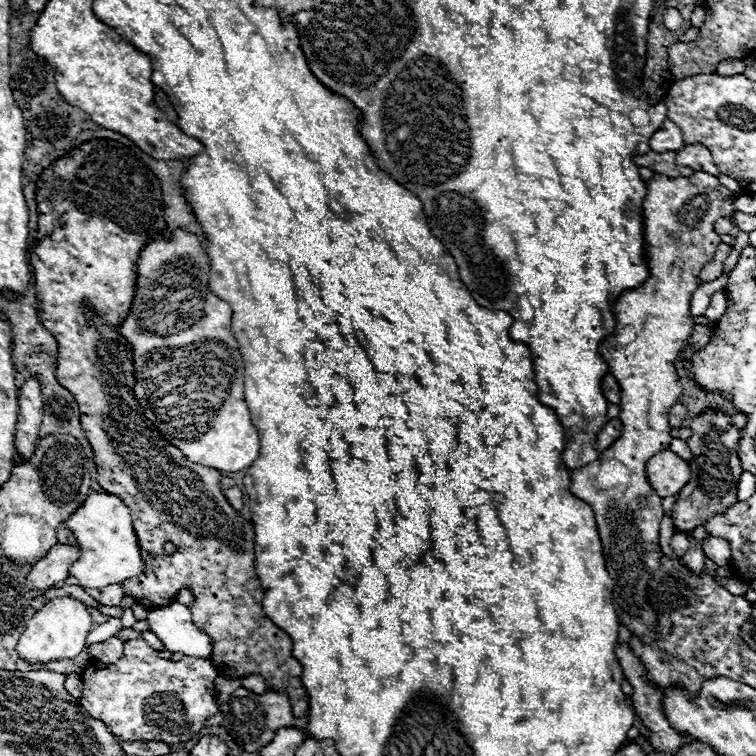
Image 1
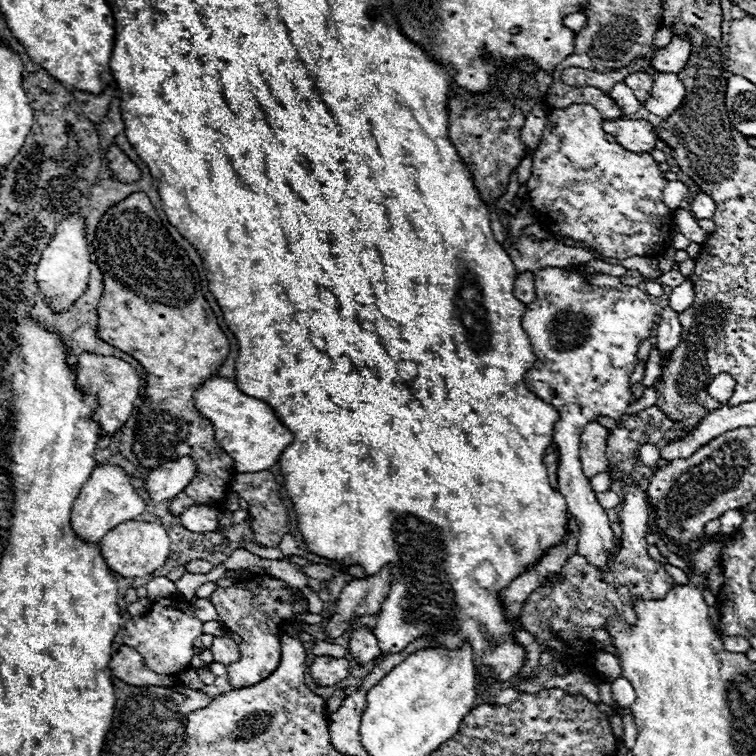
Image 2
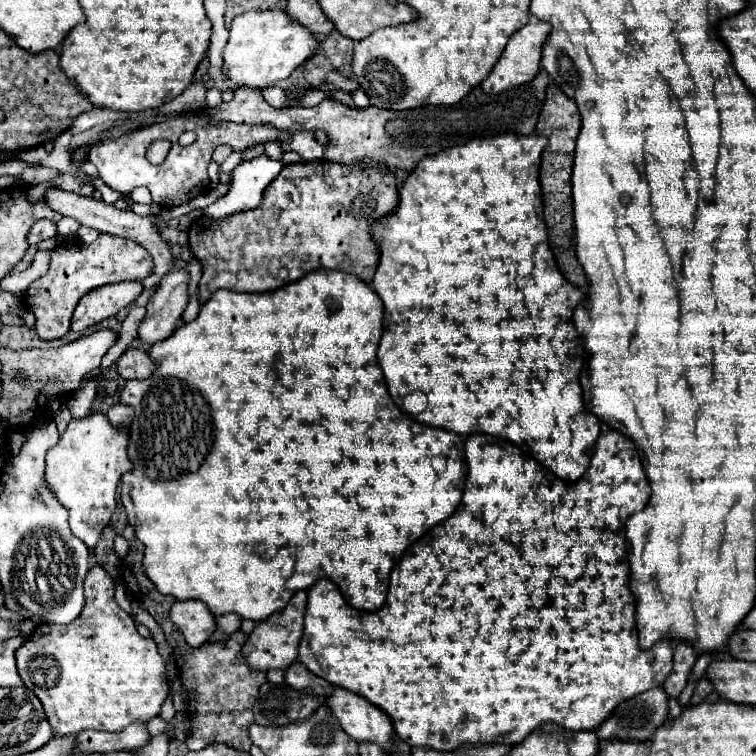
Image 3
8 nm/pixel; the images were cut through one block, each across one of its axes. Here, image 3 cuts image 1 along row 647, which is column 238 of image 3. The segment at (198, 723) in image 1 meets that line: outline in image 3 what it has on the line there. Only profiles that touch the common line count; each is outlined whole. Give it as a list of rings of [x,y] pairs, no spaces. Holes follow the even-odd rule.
[[[178,114],[172,118],[166,118],[160,124],[150,124],[150,126],[140,126],[134,128],[132,132],[120,136],[120,138],[106,138],[94,144],[88,152],[88,160],[98,168],[98,176],[106,182],[108,188],[120,192],[120,194],[130,194],[134,188],[144,186],[150,190],[152,200],[160,206],[180,206],[186,204],[188,200],[196,198],[196,194],[204,192],[210,184],[208,180],[208,162],[212,158],[212,152],[220,144],[230,144],[234,150],[244,150],[250,144],[260,144],[266,140],[280,140],[282,150],[294,150],[298,152],[304,160],[320,160],[324,156],[324,146],[320,146],[314,138],[312,132],[280,132],[272,126],[248,126],[248,124],[234,124],[234,122],[212,122],[206,120],[198,114]],[[186,130],[196,132],[196,142],[190,146],[180,148],[178,146],[178,136]],[[166,138],[172,142],[172,148],[162,164],[150,164],[146,158],[146,150],[154,140]]]

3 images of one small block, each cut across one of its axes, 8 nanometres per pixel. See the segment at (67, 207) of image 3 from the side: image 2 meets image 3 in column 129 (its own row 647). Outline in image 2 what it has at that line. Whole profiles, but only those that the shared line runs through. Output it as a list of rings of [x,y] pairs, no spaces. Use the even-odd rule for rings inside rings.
[[[228,636],[214,638],[210,650],[214,654],[214,662],[220,662],[220,664],[228,666],[228,664],[240,660],[240,648],[238,648],[238,644],[232,638],[228,638]]]

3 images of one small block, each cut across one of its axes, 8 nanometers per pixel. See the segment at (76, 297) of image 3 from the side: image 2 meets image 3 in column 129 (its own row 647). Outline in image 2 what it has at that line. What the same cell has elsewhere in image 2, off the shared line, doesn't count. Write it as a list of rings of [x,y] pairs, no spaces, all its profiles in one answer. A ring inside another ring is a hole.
[[[262,574],[252,576],[246,584],[234,584],[232,588],[216,588],[212,596],[208,598],[218,616],[220,622],[226,626],[228,632],[236,632],[244,642],[240,644],[240,660],[236,664],[228,666],[228,682],[234,688],[252,686],[264,678],[268,678],[280,664],[280,636],[276,632],[282,632],[284,624],[288,624],[296,614],[306,612],[308,602],[304,596],[300,600],[294,598],[296,588],[288,586],[286,582]]]

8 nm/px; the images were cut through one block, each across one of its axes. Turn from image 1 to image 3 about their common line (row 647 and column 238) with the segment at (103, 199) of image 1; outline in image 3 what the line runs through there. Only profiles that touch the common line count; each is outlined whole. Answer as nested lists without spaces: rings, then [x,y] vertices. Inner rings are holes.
[[[314,160],[314,162],[298,162],[298,164],[288,164],[282,168],[280,176],[276,176],[276,180],[272,180],[272,184],[268,184],[268,188],[264,190],[264,196],[262,196],[262,202],[260,206],[256,208],[256,216],[254,216],[254,210],[248,210],[248,212],[238,212],[238,214],[232,214],[224,220],[212,220],[208,216],[202,216],[202,218],[196,218],[192,222],[192,226],[188,228],[188,244],[190,244],[190,252],[194,254],[194,258],[202,264],[202,280],[200,280],[200,286],[198,286],[198,298],[200,302],[204,304],[216,290],[220,288],[228,288],[228,290],[234,290],[234,292],[270,292],[270,290],[278,290],[290,282],[296,282],[300,280],[302,276],[310,274],[310,272],[316,272],[316,270],[342,270],[346,274],[354,274],[358,276],[362,282],[370,282],[374,272],[376,272],[376,266],[378,266],[378,248],[376,244],[372,242],[370,238],[370,224],[374,218],[380,218],[380,216],[386,216],[388,210],[394,210],[398,200],[398,186],[396,186],[396,180],[394,176],[390,174],[388,168],[358,168],[358,166],[342,166],[342,164],[334,164],[334,162],[328,162],[328,160]]]

